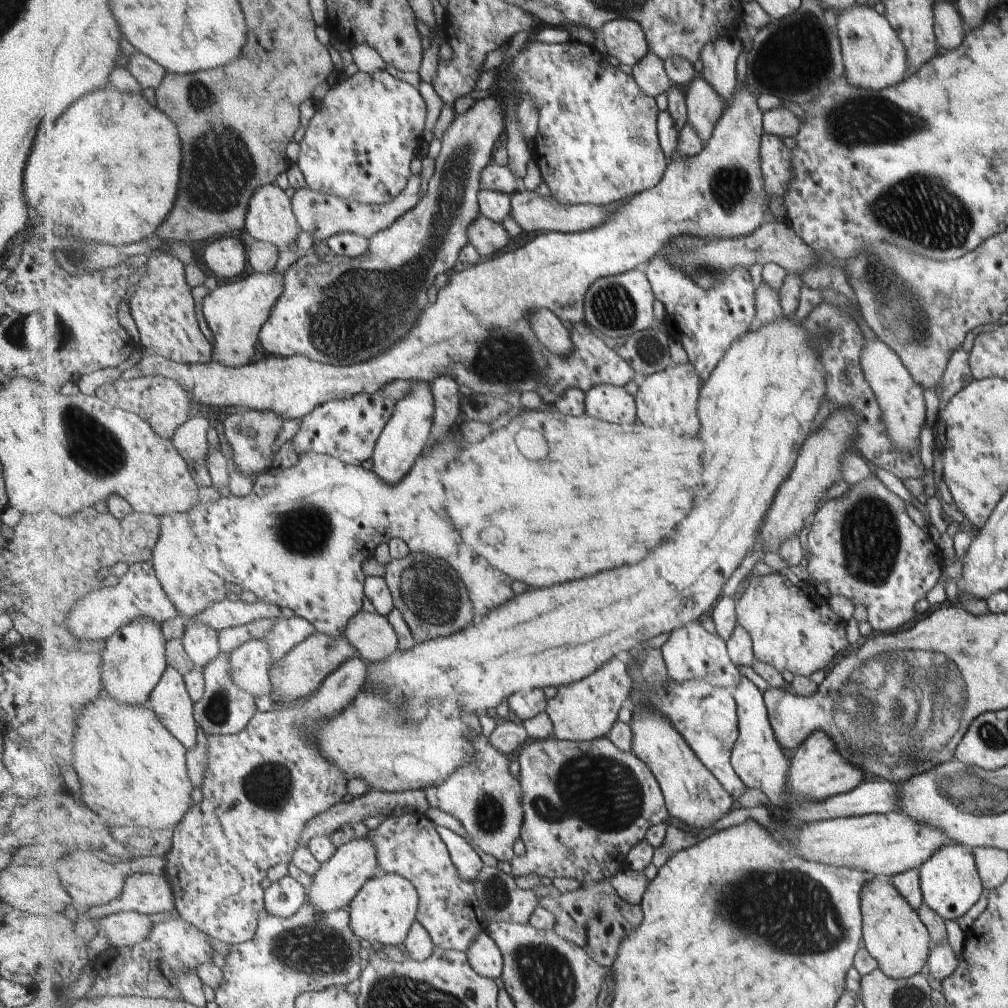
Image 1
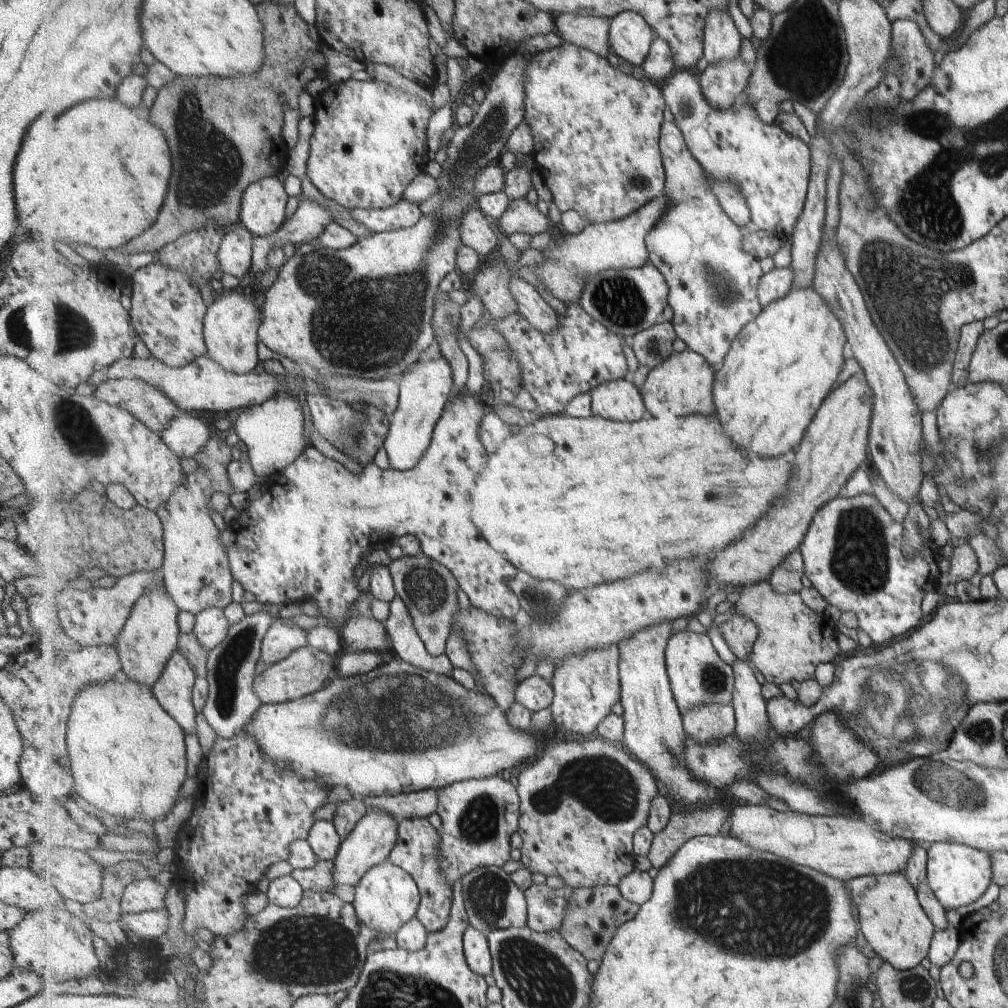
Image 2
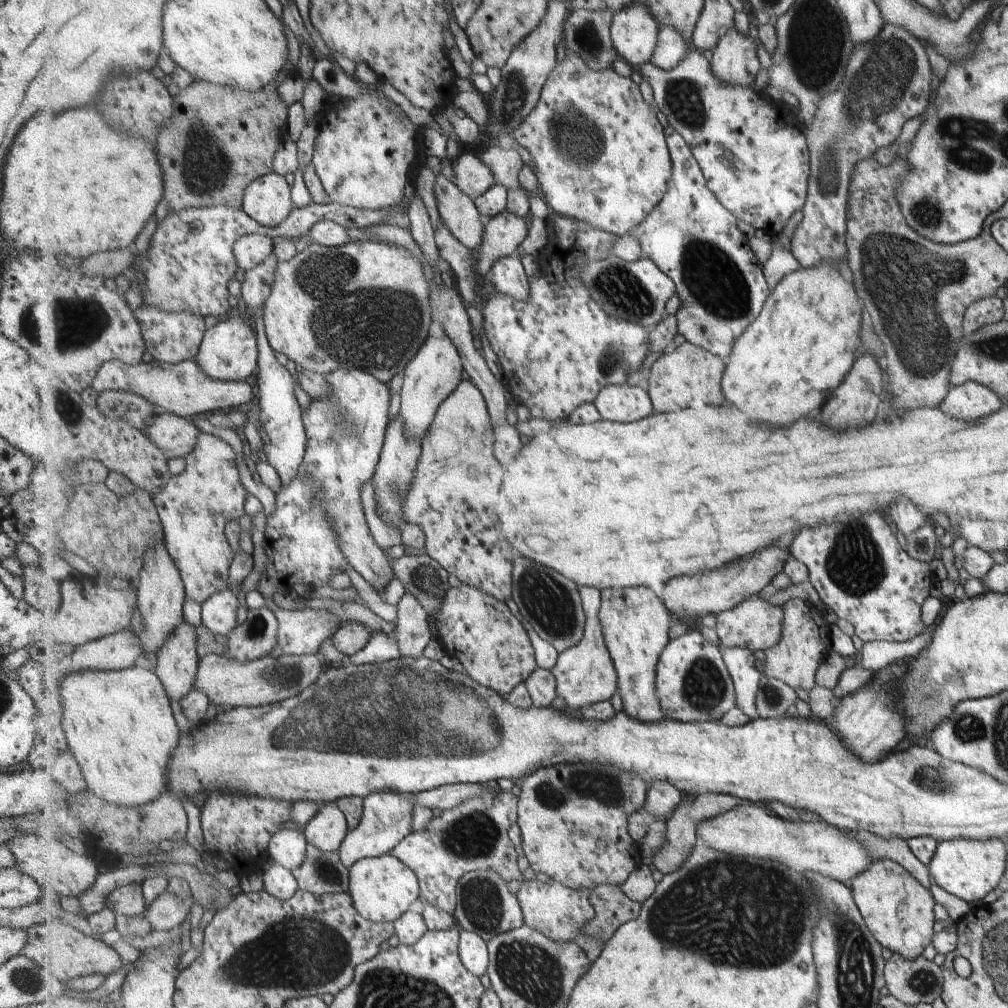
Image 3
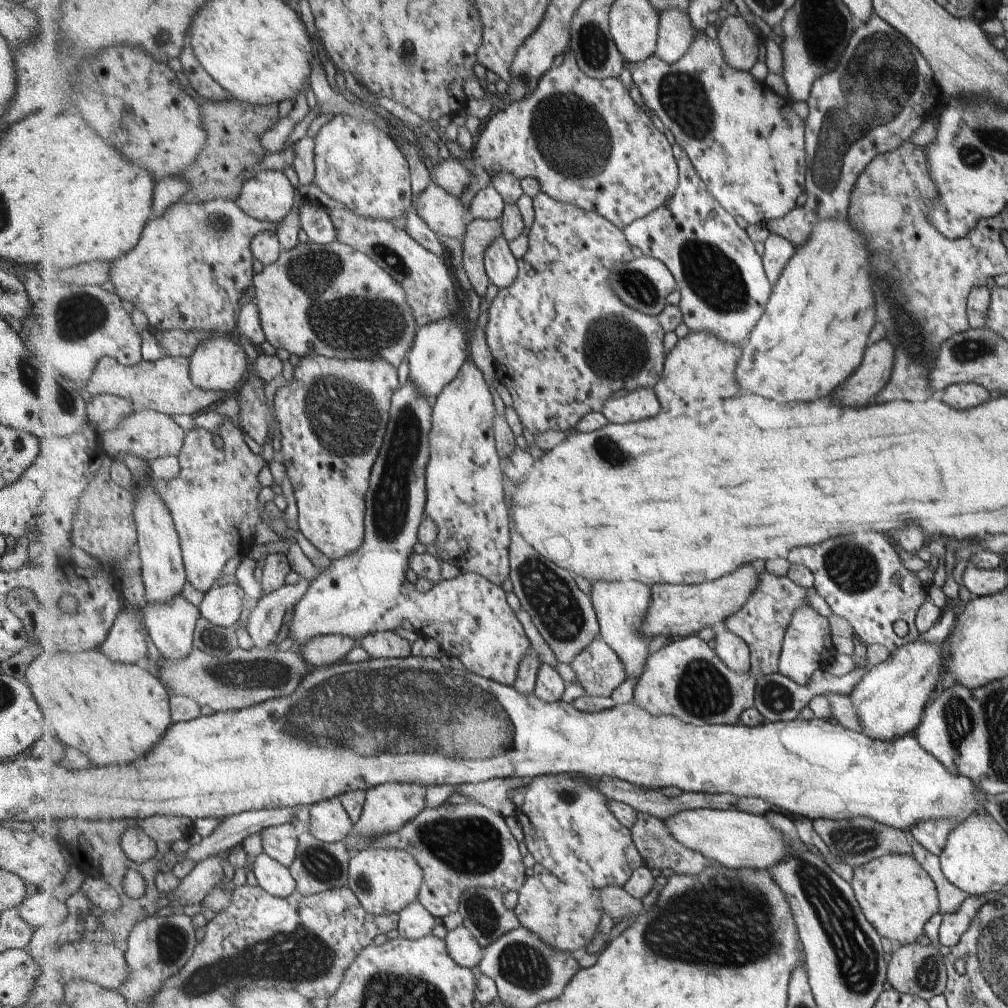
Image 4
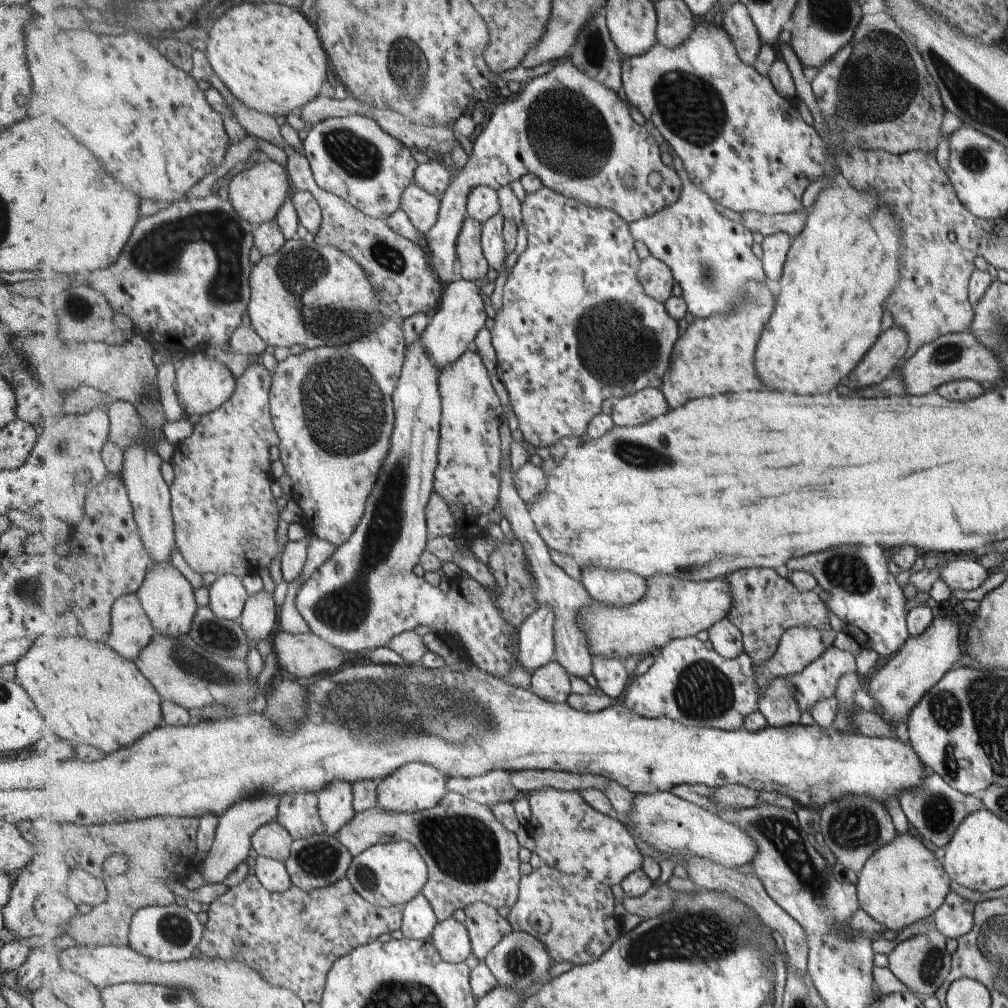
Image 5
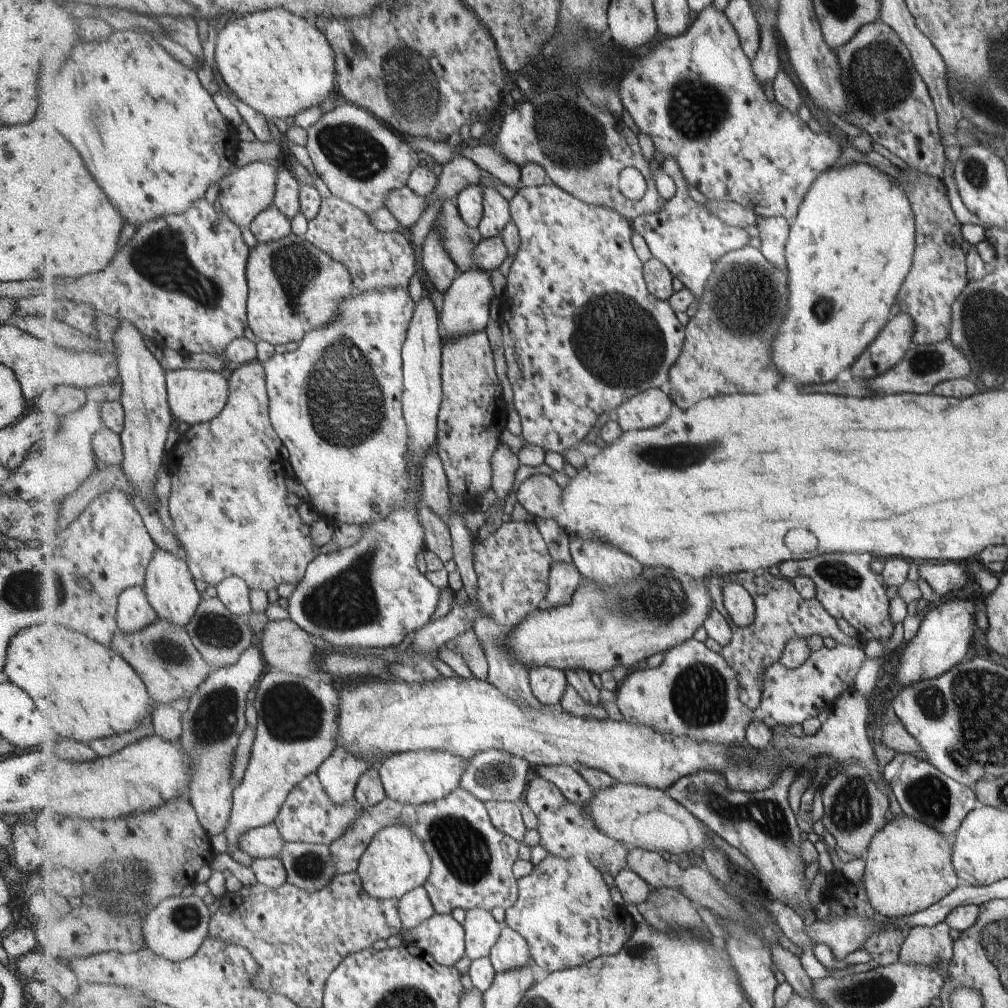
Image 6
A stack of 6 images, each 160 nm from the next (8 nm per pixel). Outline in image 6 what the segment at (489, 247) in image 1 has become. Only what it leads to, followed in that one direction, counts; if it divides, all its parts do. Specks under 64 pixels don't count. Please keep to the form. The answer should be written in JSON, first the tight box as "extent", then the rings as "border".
{"extent":[386,186,427,230],"border":[[[408,186],[395,189],[386,198],[386,207],[395,215],[399,224],[408,230],[422,217],[427,203],[426,197],[419,196]]]}

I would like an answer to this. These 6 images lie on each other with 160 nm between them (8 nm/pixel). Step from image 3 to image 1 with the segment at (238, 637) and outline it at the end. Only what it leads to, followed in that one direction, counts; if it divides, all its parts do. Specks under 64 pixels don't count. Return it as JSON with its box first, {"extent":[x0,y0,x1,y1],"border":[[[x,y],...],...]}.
{"extent":[195,653,257,737],"border":[[[231,653],[218,654],[203,667],[206,691],[203,698],[195,703],[195,718],[204,737],[211,735],[234,735],[243,732],[257,714],[255,695],[240,687],[232,675]]]}

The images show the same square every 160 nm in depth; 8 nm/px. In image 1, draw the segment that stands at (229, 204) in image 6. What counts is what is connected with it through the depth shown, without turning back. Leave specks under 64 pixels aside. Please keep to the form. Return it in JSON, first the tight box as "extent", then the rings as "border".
{"extent":[246,184,301,250],"border":[[[275,184],[259,188],[246,214],[246,230],[257,241],[267,241],[285,250],[301,231],[292,198]]]}

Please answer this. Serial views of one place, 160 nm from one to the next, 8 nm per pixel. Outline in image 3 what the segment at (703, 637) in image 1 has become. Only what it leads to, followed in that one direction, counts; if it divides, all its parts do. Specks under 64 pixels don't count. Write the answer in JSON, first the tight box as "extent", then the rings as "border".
{"extent":[658,630,737,723],"border":[[[687,630],[663,650],[658,666],[659,700],[668,719],[691,723],[719,721],[737,707],[734,679],[720,646],[709,644],[701,632]]]}

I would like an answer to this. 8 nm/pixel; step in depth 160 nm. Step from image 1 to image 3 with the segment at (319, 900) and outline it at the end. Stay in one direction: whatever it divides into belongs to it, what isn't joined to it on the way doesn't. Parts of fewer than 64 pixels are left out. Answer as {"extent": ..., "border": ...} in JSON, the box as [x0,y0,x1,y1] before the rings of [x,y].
{"extent":[338,791,414,869],"border":[[[387,791],[367,796],[364,799],[364,812],[360,824],[354,830],[350,830],[338,851],[341,862],[350,869],[365,858],[377,858],[391,853],[412,834],[413,818],[414,802],[411,802],[410,794]]]}

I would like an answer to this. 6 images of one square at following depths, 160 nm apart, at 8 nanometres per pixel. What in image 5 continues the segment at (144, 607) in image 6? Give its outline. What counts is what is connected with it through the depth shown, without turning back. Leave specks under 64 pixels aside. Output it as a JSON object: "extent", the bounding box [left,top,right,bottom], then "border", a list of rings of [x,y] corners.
{"extent":[108,593,156,660],"border":[[[138,593],[124,594],[112,610],[112,631],[108,644],[126,659],[136,660],[152,641],[156,628],[146,615]]]}

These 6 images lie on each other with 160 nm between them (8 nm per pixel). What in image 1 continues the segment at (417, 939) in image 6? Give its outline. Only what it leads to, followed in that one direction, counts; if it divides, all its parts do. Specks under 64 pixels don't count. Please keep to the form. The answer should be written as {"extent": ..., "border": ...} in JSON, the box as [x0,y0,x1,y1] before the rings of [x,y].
{"extent":[468,930,504,978],"border":[[[487,930],[475,937],[473,944],[468,950],[471,966],[484,977],[499,978],[504,971],[504,956],[499,945]]]}

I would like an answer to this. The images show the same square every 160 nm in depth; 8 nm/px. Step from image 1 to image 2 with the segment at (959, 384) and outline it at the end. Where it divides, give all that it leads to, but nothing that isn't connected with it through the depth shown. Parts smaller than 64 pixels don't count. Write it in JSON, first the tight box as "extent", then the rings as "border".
{"extent":[954,321,985,384],"border":[[[973,321],[963,325],[958,332],[958,350],[954,360],[954,384],[964,383],[967,376],[967,363],[971,358],[971,353],[975,348],[978,336],[985,330],[981,321]]]}

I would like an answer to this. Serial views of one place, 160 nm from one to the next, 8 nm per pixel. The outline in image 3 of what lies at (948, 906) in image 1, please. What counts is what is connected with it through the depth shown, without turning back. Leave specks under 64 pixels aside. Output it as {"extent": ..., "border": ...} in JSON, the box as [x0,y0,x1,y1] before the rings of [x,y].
{"extent":[928,838,1007,905],"border":[[[965,838],[942,841],[935,846],[928,871],[938,887],[964,900],[968,905],[978,905],[979,901],[995,889],[1001,880],[1007,858],[1006,852],[1005,843],[997,838],[985,842]]]}

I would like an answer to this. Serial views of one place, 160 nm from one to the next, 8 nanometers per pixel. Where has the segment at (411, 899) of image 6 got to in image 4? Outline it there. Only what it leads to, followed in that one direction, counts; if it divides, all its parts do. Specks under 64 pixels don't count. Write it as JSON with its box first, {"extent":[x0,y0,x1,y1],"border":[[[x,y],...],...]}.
{"extent":[399,900,436,939],"border":[[[419,900],[400,912],[399,934],[407,939],[421,939],[434,932],[436,918]]]}

